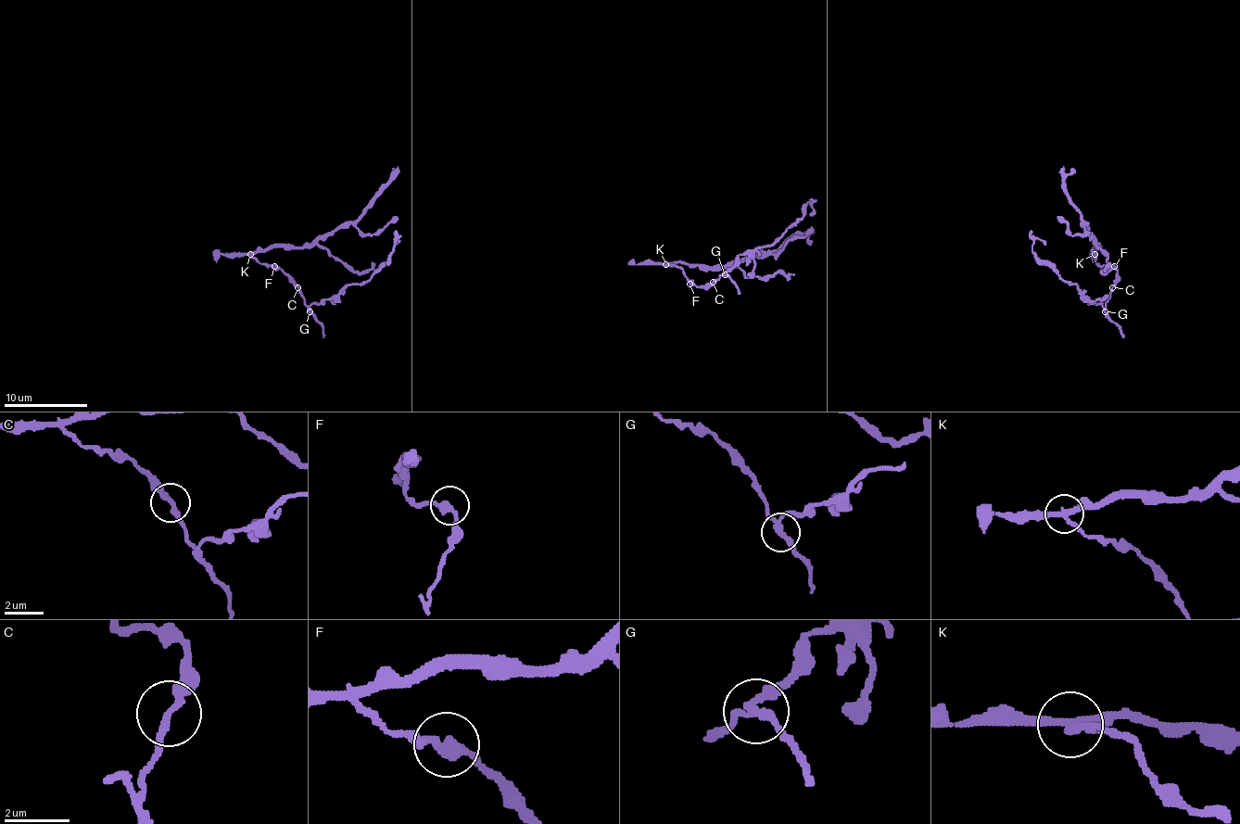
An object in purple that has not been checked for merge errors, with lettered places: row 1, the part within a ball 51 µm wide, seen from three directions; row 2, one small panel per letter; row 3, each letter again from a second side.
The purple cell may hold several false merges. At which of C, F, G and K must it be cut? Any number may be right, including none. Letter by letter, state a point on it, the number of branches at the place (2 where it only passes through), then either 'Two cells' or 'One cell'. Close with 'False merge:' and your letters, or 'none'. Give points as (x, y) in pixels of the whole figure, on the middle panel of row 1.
C: Place: (713, 282). Branches: 2. One cell
F: Place: (689, 284). Branches: 2. One cell
G: Place: (725, 274). Branches: 3. Two cells
K: Place: (665, 264). Branches: 3. Two cells
False merge: G, K

